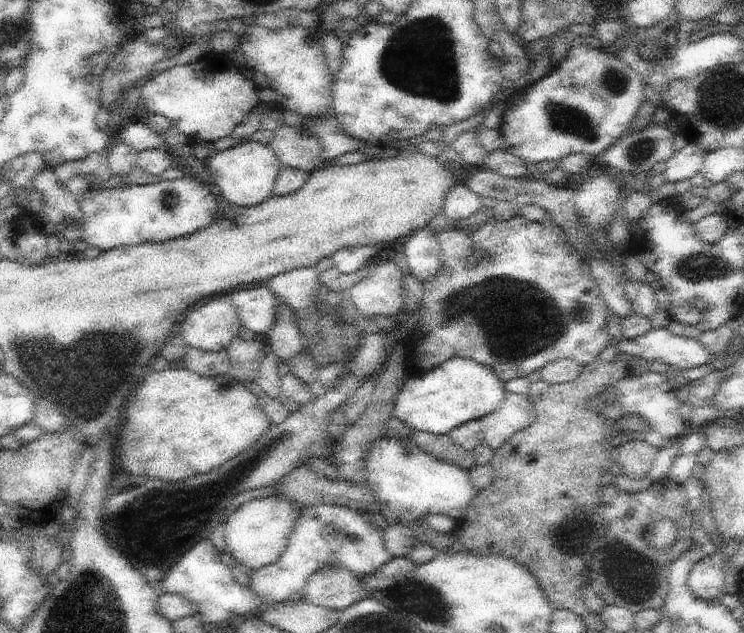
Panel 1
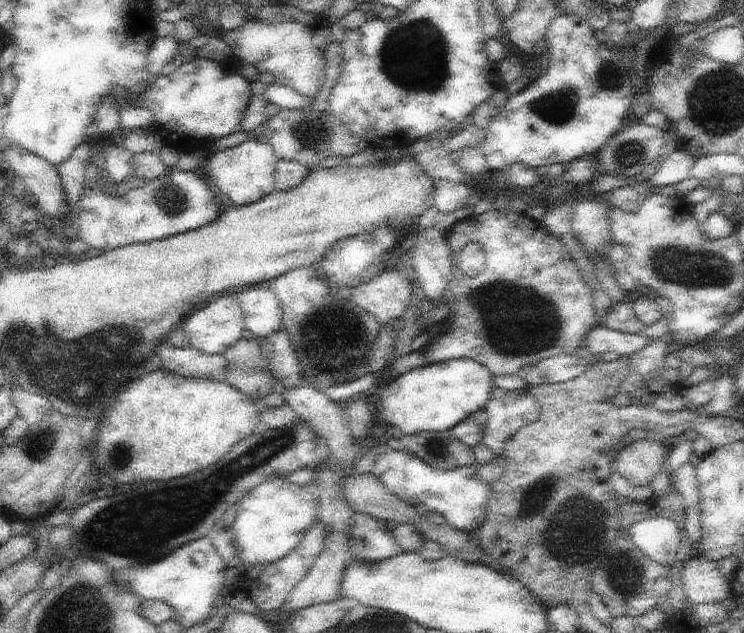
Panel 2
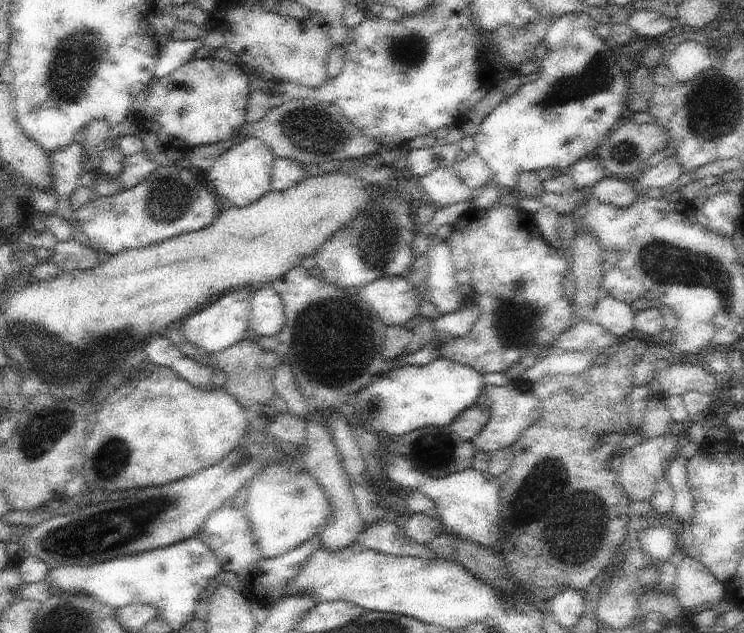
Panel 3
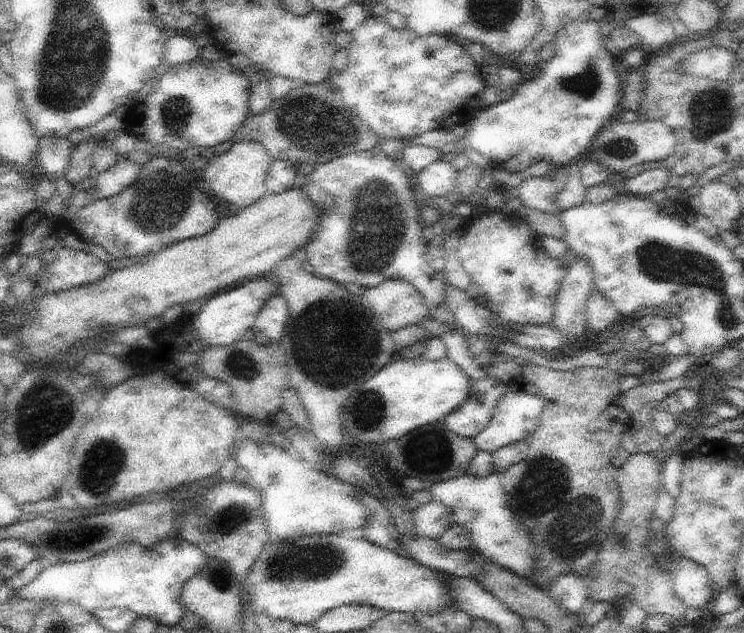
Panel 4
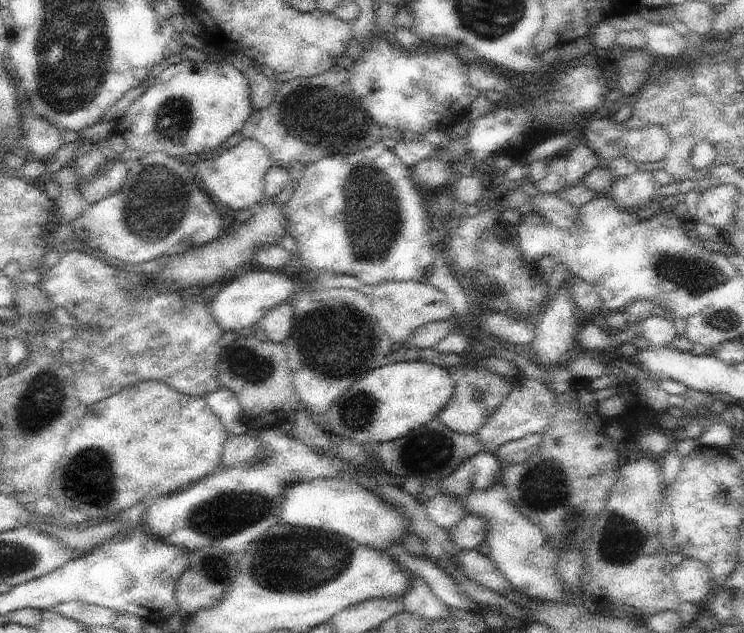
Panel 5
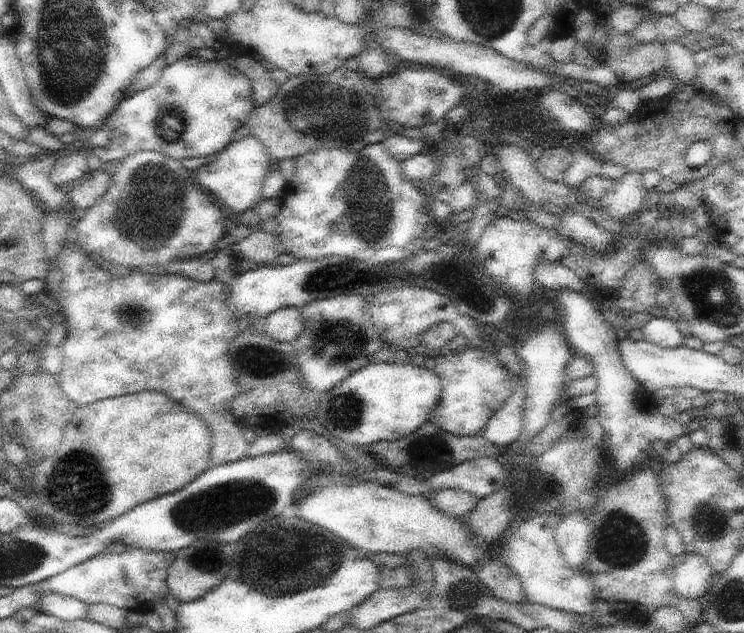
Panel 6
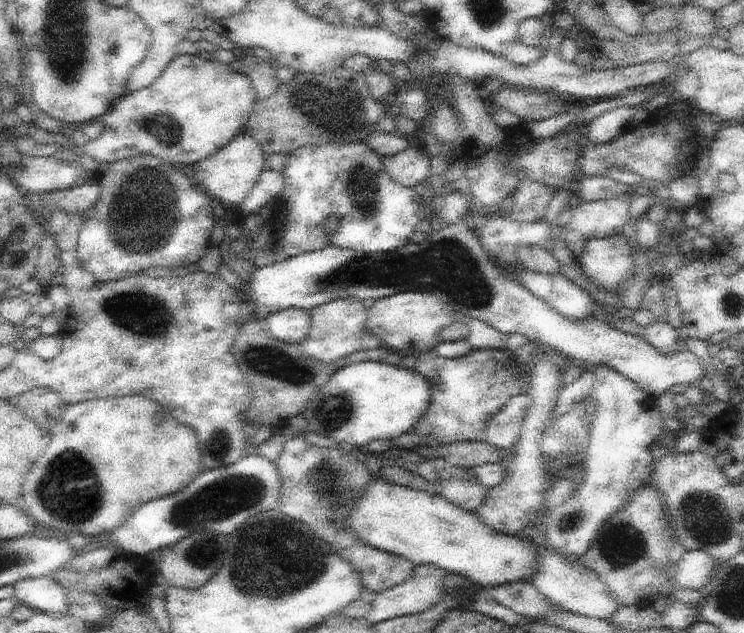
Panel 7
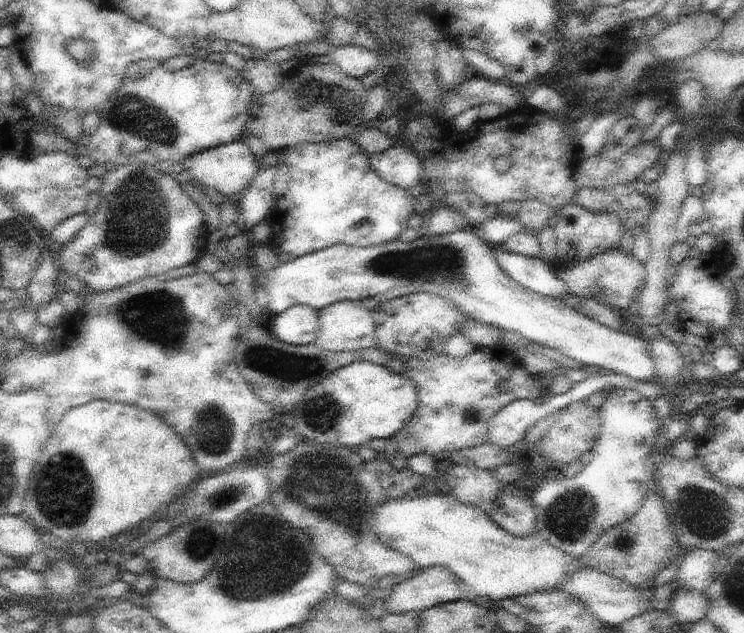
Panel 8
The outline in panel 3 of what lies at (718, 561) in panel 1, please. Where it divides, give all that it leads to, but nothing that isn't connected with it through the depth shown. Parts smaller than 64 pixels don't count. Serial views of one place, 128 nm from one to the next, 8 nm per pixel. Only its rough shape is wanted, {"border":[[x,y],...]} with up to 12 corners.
{"border":[[687,555],[677,567],[674,593],[698,614],[727,595],[726,585]]}

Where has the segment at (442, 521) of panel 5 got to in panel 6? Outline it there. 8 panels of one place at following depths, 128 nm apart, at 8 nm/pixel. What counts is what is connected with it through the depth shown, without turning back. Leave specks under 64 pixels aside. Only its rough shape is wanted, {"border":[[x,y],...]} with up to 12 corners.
{"border":[[449,488],[432,502],[446,514],[466,520],[479,500],[473,492]]}

